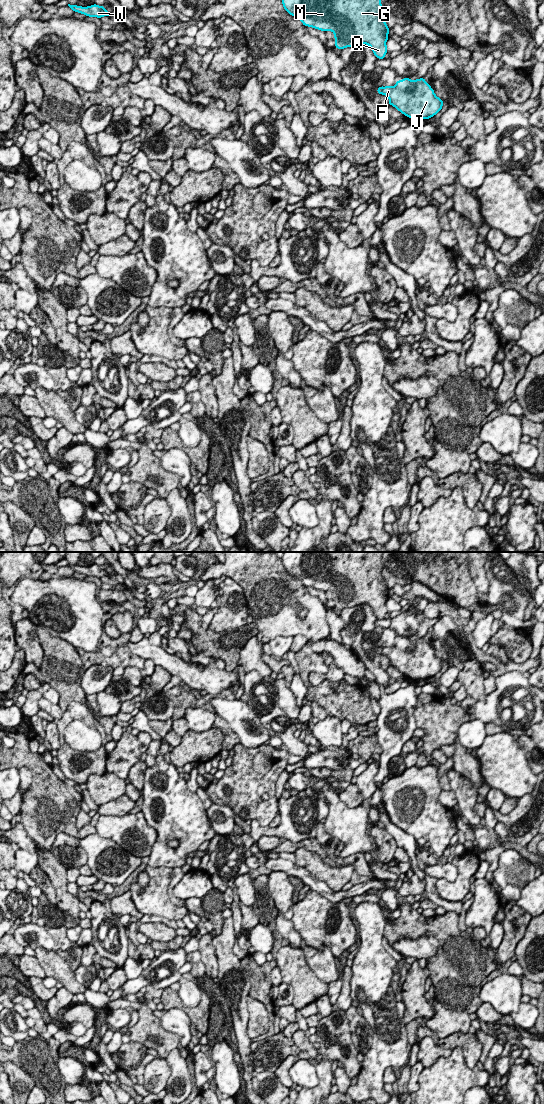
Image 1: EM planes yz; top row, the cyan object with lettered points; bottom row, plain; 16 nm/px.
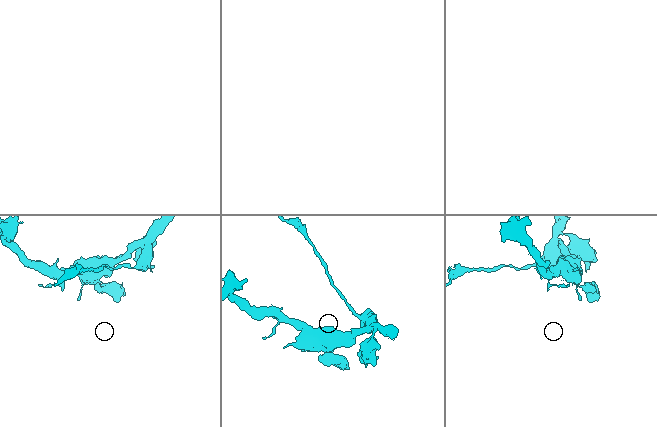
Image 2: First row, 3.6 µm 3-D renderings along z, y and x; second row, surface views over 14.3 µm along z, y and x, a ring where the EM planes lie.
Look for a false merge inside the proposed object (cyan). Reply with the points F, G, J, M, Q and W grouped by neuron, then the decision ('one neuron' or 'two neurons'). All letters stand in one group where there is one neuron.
F J / G M Q W; two neurons

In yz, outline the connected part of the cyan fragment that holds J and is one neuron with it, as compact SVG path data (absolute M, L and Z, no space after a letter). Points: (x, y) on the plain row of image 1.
M404 637L393 647L383 647L382 654L389 658L389 665L415 680L435 676L444 664L424 638L411 641Z

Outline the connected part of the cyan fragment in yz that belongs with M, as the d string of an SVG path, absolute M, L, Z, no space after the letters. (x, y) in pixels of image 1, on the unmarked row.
M283 552L282 564L304 586L334 593L335 607L344 609L367 604L378 619L388 612L386 601L389 588L382 576L383 552Z

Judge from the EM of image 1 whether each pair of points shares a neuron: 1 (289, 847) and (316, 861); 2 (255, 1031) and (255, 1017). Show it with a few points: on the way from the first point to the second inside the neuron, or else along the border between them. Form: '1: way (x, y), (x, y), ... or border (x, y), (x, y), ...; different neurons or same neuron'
1: border (310, 850), (298, 847), (293, 852); different neurons
2: way (255, 1028), (255, 1020); same neuron

